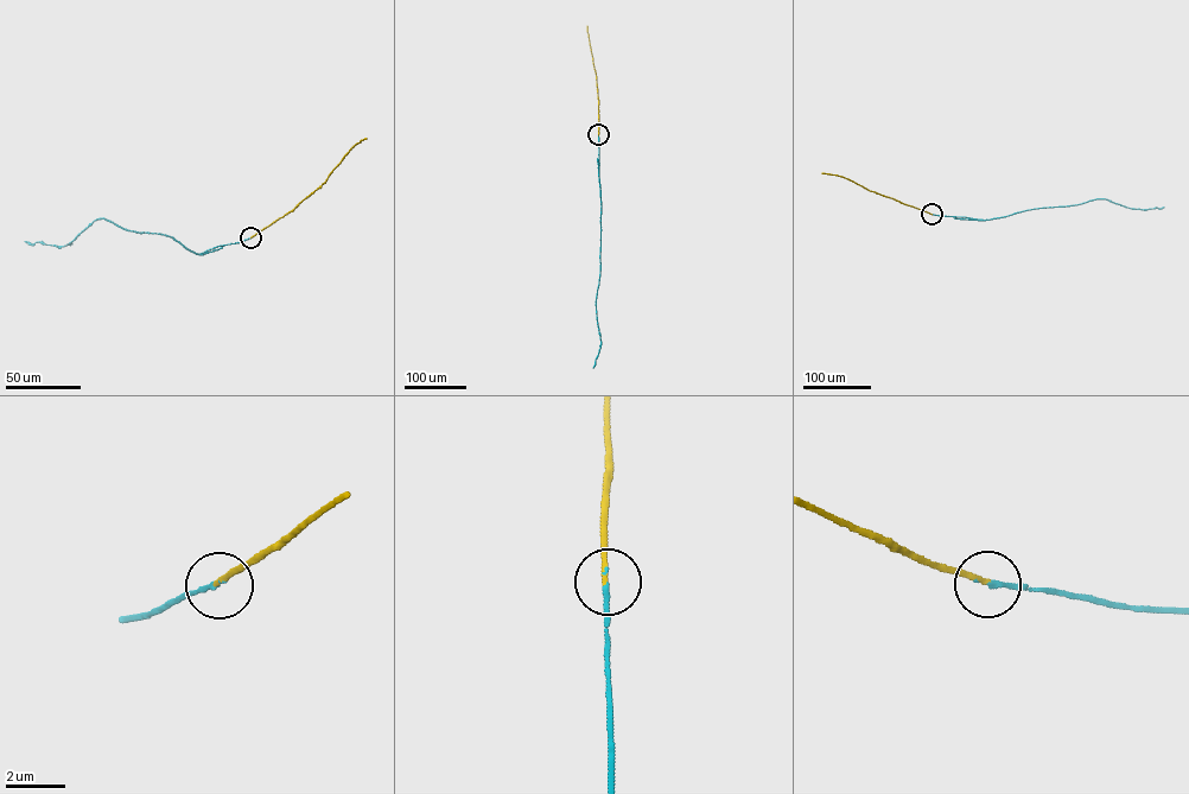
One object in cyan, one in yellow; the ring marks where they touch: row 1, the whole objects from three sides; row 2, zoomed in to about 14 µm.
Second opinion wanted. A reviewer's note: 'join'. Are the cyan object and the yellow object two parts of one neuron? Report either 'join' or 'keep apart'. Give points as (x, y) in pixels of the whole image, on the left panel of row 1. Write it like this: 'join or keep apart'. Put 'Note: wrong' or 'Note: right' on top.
Note: right
join

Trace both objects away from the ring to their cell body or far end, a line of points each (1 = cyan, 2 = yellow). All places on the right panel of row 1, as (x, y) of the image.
1: (932, 214), (986, 220), (1098, 198), (1136, 209), (1163, 207)
2: (932, 214), (844, 177), (821, 173)

